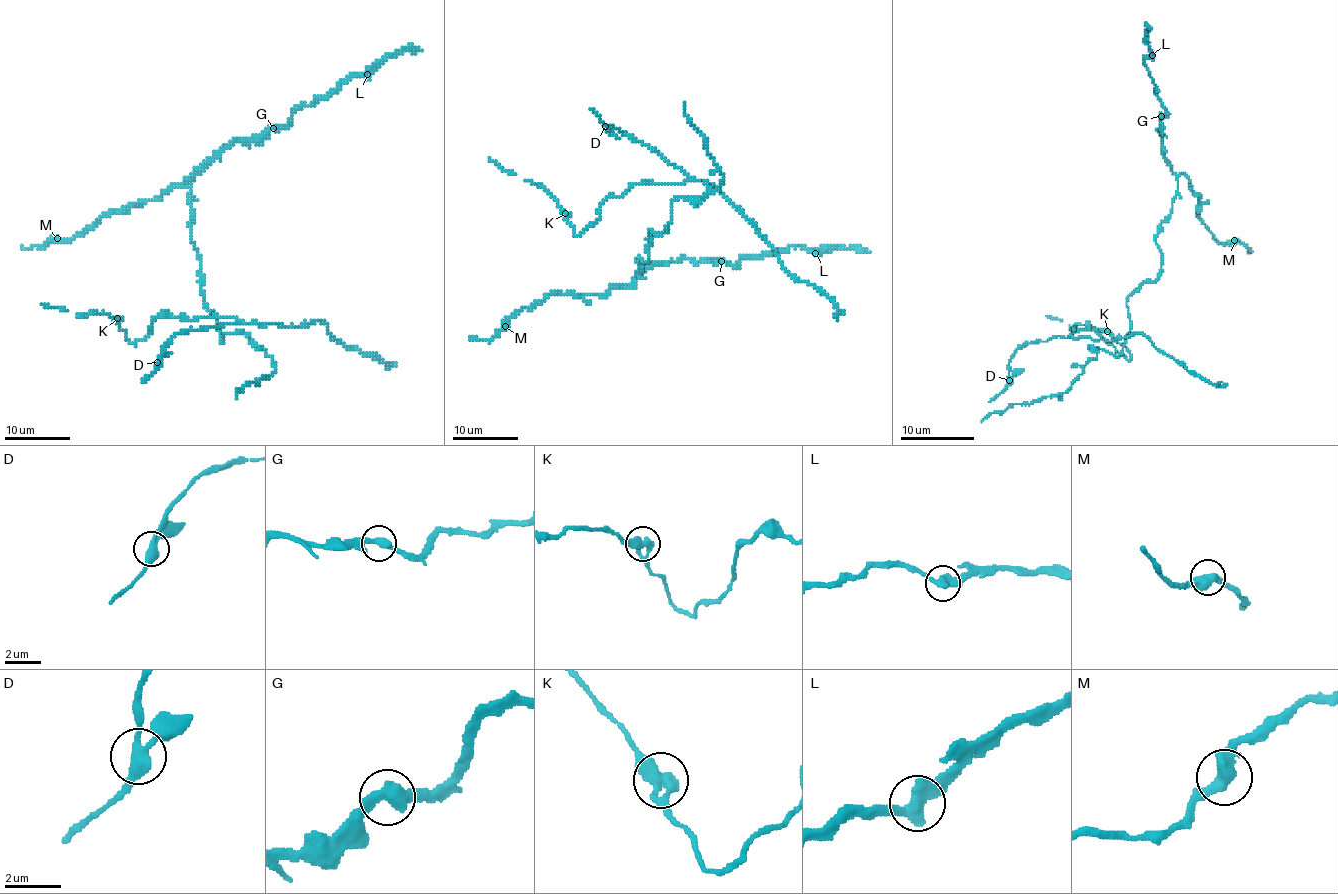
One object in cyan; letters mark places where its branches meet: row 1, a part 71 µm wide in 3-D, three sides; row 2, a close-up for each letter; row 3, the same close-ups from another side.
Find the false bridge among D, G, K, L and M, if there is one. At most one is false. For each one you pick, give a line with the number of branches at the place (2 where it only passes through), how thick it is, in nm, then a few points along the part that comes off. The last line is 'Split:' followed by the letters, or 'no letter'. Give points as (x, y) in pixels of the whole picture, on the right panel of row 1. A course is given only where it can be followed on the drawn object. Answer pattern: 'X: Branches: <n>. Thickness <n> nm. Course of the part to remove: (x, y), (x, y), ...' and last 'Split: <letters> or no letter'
Split: no letter

